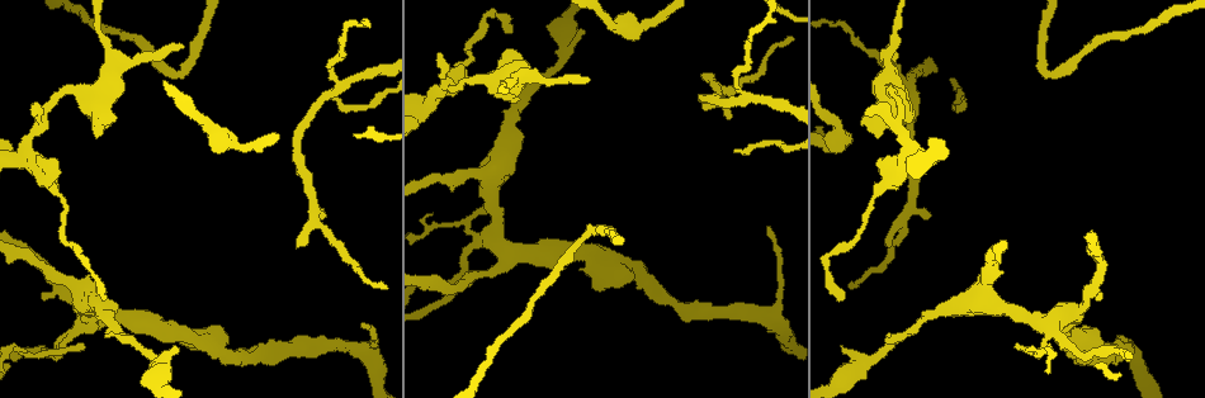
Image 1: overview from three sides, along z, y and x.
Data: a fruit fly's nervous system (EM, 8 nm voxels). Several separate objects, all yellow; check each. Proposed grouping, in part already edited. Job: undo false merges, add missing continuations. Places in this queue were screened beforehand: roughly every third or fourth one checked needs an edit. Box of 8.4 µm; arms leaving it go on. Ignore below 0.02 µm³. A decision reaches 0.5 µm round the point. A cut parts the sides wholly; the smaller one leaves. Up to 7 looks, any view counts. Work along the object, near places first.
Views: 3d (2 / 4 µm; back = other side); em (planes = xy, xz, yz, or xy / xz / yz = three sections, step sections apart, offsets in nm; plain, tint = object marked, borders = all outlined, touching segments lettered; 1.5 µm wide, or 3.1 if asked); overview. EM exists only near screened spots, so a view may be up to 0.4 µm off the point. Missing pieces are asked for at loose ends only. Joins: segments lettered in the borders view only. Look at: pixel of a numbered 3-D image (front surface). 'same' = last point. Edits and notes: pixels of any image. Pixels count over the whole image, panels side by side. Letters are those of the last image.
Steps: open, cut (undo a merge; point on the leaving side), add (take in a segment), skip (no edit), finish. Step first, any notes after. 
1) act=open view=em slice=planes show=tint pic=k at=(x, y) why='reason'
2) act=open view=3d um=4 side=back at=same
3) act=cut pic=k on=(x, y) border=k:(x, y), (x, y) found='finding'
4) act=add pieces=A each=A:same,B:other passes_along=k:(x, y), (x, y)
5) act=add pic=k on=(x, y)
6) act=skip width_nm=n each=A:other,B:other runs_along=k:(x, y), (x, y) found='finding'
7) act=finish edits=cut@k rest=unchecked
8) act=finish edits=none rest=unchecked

act=open view=3d um=2 pic=1 at=(1017, 343) why='thin end'

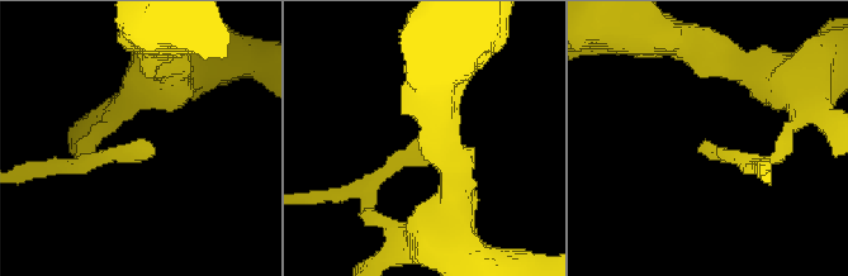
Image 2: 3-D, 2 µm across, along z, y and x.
act=open view=em slice=planes show=borders pic=2 at=(149, 143)

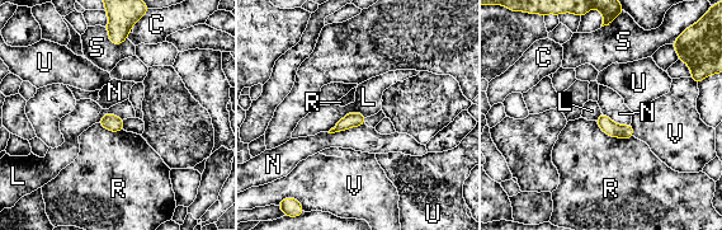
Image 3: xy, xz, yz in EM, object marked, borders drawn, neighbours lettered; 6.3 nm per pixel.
act=skip each=C:other,L:other,N:other,R:other,S:other,U:other,V:other border=3:(366, 116), (348, 112), (328, 131) found='none of them fits'

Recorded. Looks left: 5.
act=open view=3d um=4 pic=1 at=(586, 235) why='sharp bend'

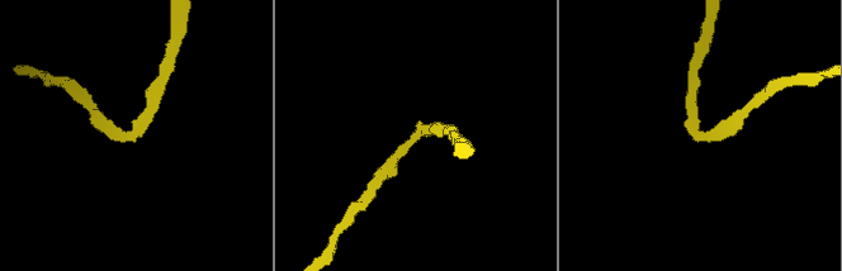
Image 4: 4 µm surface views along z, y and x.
act=open view=em slice=planes show=borders pic=4 at=(133, 135) arm_widths_nm=180,200

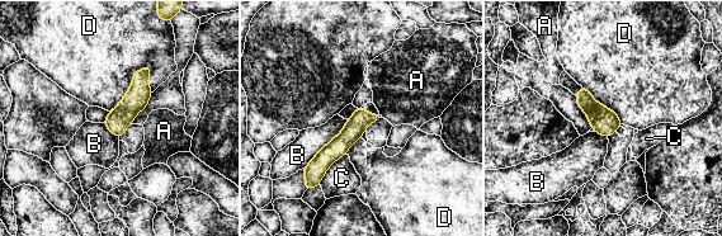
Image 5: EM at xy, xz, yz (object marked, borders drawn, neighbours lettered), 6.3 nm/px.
act=skip width_nm=130 each=A:other,B:other,C:other,D:other runs_along=5:(374, 117), (317, 166), (314, 180) found='continuous, no second neuron'

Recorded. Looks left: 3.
act=open view=3d um=4 pic=1 at=(908, 86) why='three-way junction'

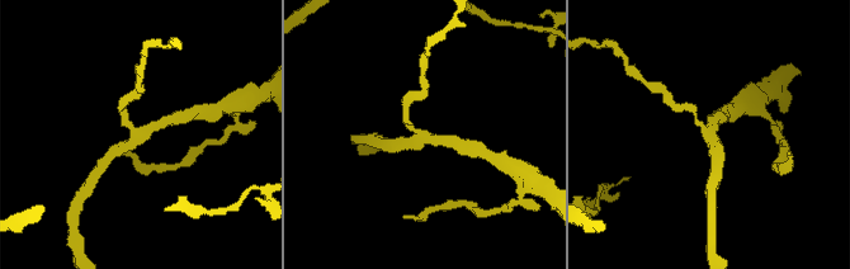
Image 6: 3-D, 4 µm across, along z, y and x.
act=open view=em slice=xz step=4 show=tint pic=6 at=(422, 137) arms=3

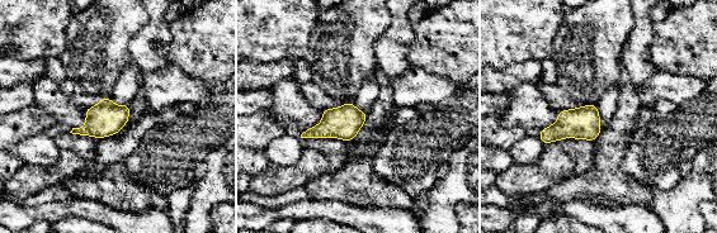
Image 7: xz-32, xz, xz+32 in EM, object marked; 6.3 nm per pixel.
act=open view=em slice=xz step=4 show=borders at=same why='see the neighbours'

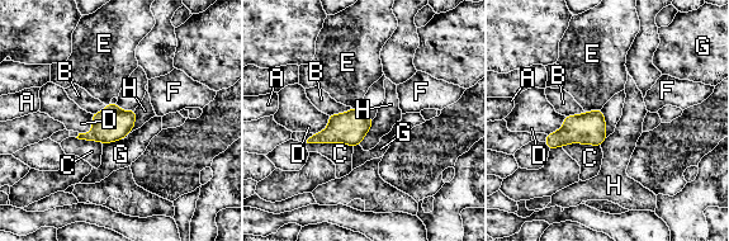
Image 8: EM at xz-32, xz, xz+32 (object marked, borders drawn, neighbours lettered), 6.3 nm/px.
act=skip longest_contact=C:300nm each=A:other,B:other,C:other,D:other,E:other,F:other,G:other,H:other border=8:(93, 114), (91, 128), (79, 133) found='all the same neuron'

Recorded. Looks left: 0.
act=finish edits=none rest=unchecked

